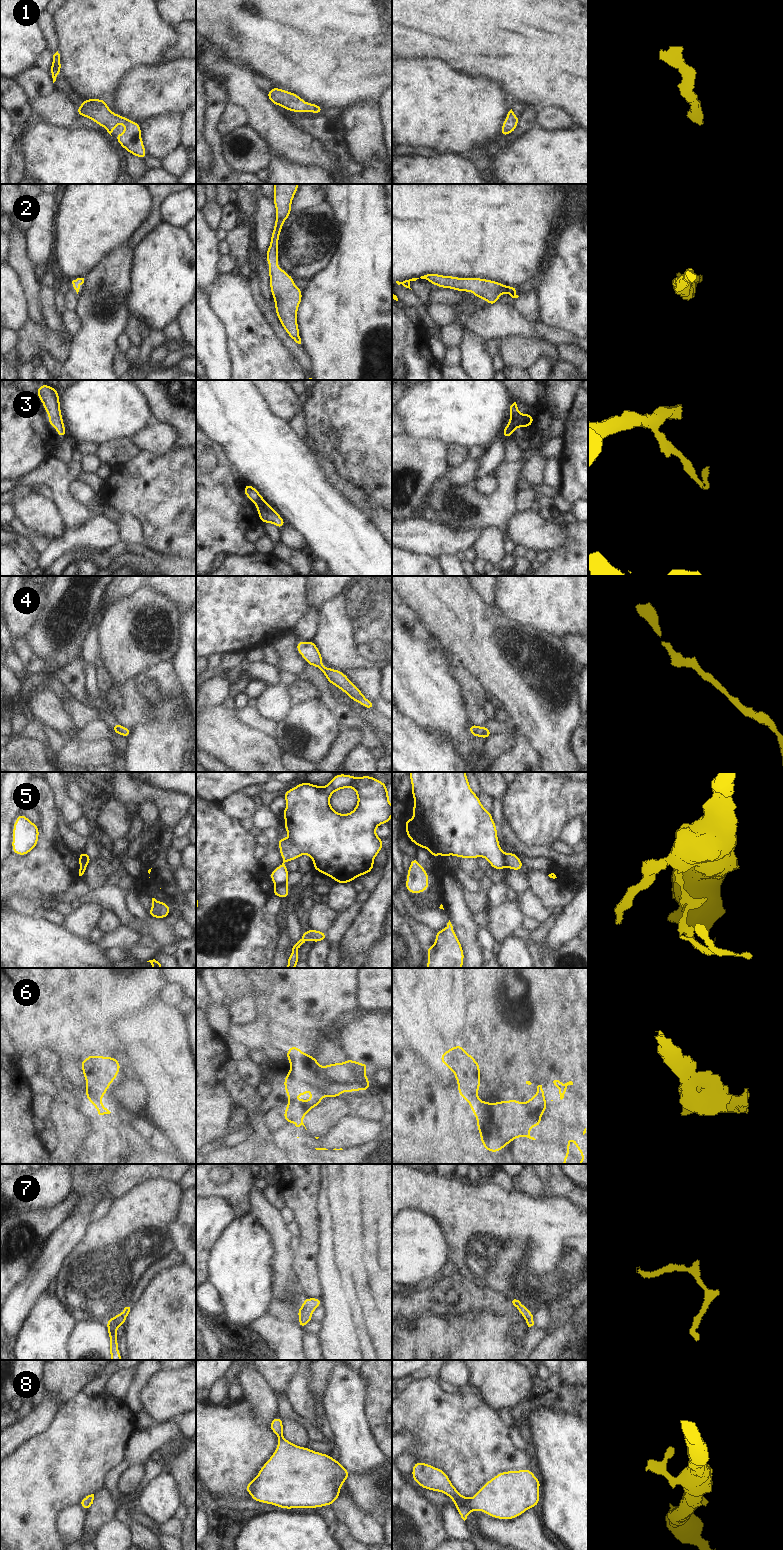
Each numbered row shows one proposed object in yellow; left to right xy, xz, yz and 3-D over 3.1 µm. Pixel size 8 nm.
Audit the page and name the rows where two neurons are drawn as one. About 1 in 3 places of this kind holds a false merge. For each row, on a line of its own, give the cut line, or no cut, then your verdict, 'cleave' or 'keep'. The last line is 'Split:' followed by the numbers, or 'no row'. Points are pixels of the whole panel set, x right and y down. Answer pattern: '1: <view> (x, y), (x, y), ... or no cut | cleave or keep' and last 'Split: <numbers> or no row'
1: no cut | keep
2: no cut | keep
3: xz (259, 494), (254, 503) | cleave
4: no cut | keep
5: yz (505, 854), (504, 861), (507, 866) | cleave
6: no cut | keep
7: no cut | keep
8: no cut | keep
Split: 3, 5

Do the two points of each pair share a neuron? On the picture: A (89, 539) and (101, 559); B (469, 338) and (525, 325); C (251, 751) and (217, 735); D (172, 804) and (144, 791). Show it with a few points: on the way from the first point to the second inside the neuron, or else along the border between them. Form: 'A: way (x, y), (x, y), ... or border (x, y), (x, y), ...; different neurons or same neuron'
A: border (73, 547), (99, 550); different neurons
B: border (459, 322), (487, 340); different neurons
C: way (243, 748), (225, 736); same neuron
D: way (165, 799), (151, 792); same neuron

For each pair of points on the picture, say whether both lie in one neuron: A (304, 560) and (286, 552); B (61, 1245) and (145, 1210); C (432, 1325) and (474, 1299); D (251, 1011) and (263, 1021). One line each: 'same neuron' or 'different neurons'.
A: same neuron
B: different neurons
C: different neurons
D: different neurons

